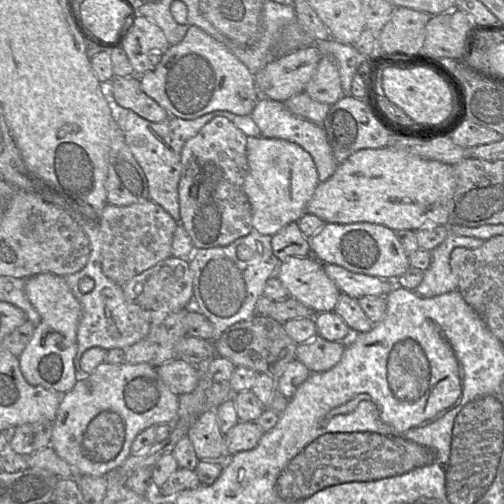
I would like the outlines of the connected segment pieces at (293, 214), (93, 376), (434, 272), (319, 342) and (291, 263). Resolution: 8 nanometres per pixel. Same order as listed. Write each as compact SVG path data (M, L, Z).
M247 137L247 174L244 191L251 205L252 226L260 234L274 235L291 222L297 222L306 213L306 207L319 184L312 156L301 146L283 139Z
M102 362L64 395L51 436L51 446L78 473L106 476L131 455L136 436L152 425L173 424L179 416L179 396L148 363Z
M448 231L446 239L431 250L431 263L424 271L421 283L414 292L423 298L431 298L457 290L457 278L450 267L450 254L456 247L476 249L485 240L475 237L459 236Z
M316 335L310 341L298 344L296 360L302 362L312 373L332 369L341 359L346 342L327 341Z
M312 255L286 258L280 262L275 276L290 298L298 300L315 314L334 311L340 291L325 273L324 264Z

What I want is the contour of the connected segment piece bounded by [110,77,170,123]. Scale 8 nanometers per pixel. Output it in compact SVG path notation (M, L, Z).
M113 77L110 81L110 98L117 105L130 109L150 122L164 122L170 116L141 88L140 77Z

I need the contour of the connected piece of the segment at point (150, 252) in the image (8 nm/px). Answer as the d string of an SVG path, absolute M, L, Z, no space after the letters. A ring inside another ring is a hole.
M147 199L127 206L107 204L101 213L98 226L101 232L101 266L106 277L123 286L134 276L158 262L172 256L172 240L178 222L160 205Z

